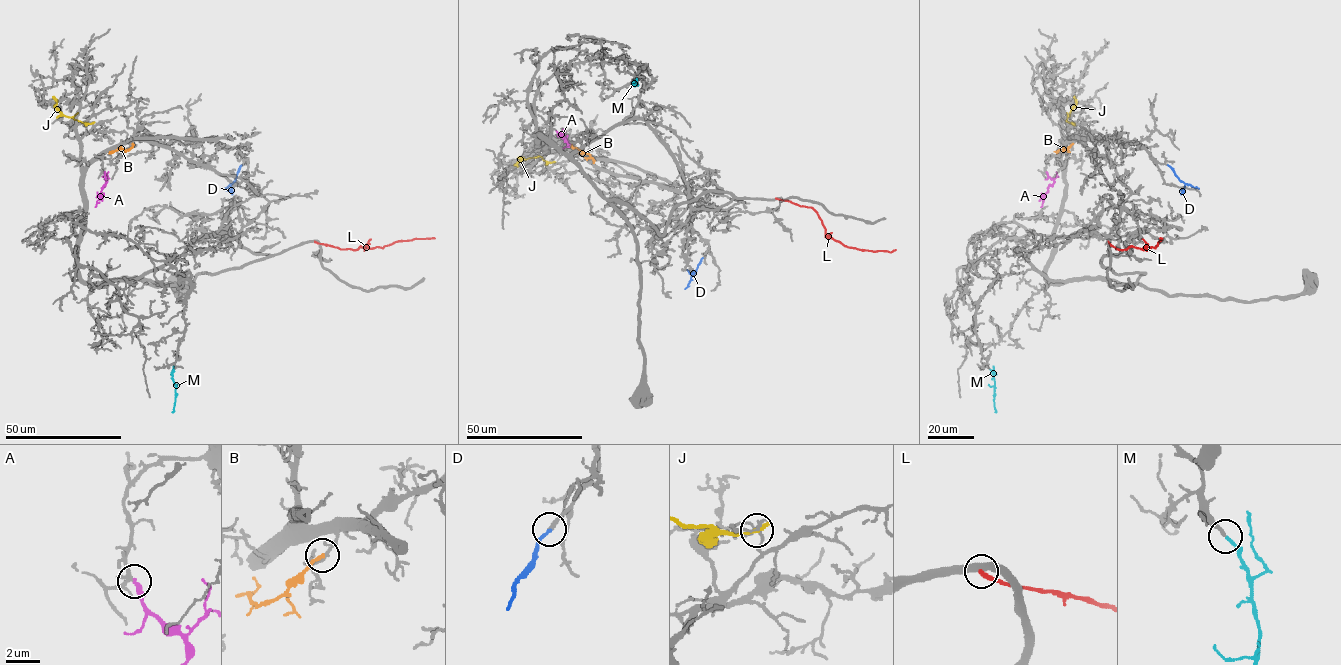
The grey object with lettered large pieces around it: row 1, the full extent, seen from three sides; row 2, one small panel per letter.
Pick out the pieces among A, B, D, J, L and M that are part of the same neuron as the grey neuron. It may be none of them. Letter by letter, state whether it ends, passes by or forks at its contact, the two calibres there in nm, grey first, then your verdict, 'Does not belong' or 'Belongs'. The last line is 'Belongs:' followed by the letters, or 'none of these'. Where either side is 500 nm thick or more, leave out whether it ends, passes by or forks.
A: It ends there. Thickness 240 nm (grey) against 360 nm. Belongs
B: It ends there. Thickness 160 nm (grey) against 200 nm. Does not belong
D: It ends there. Thickness 220 nm (grey) against 200 nm. Belongs
J: It ends there. Thickness 190 nm (grey) against 260 nm. Does not belong
L: It ends there. Thickness 440 nm (grey) against 200 nm. Does not belong
M: It ends there. Thickness 220 nm (grey) against 190 nm. Belongs
Belongs: A, D, M

